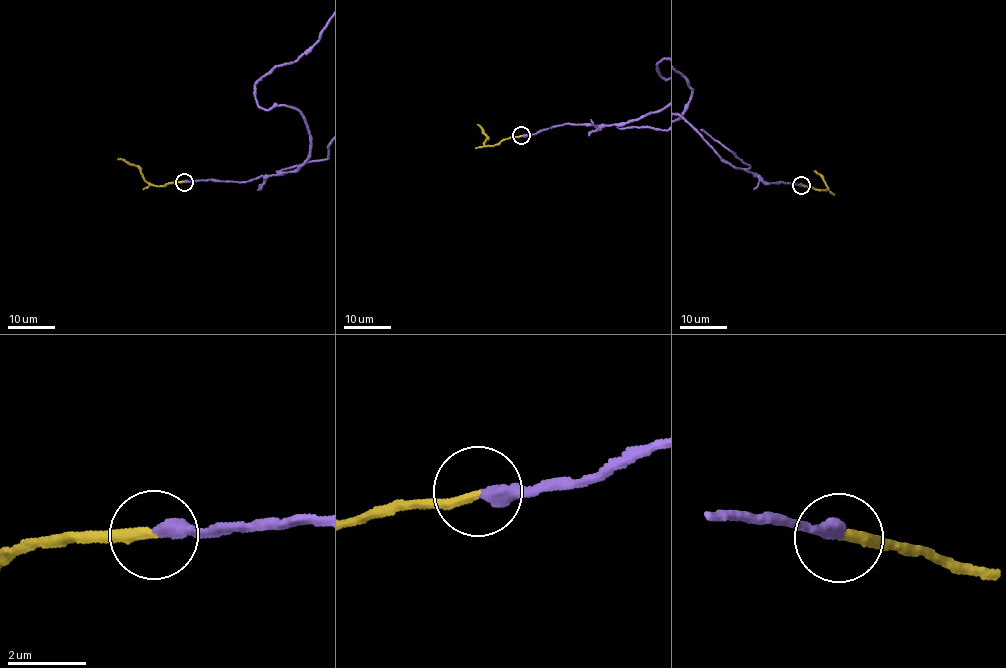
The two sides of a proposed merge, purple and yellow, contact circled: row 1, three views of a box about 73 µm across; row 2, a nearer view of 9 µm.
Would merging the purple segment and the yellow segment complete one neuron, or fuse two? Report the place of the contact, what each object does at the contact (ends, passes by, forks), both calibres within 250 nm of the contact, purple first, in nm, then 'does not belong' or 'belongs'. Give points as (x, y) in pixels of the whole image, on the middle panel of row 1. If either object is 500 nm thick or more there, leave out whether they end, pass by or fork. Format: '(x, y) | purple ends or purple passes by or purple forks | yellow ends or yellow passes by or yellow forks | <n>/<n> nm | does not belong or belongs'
(521, 135) | purple ends | yellow ends | 400/240 nm | belongs

